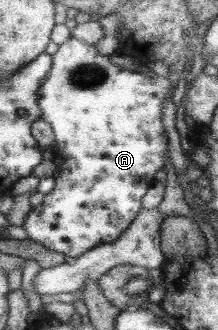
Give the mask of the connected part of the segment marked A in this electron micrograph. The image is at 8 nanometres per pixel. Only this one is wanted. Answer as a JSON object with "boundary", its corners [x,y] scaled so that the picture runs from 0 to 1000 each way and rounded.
{"boundary":[[[317,112],[234,170],[216,236],[179,261],[165,318],[183,361],[206,364],[248,406],[257,461],[234,482],[257,521],[248,561],[179,624],[138,630],[101,691],[151,727],[243,764],[344,782],[445,742],[518,733],[647,636],[674,573],[711,552],[702,527],[757,515],[771,476],[766,415],[739,379],[739,312],[784,273],[766,236],[564,212],[463,167],[431,133]]]}

